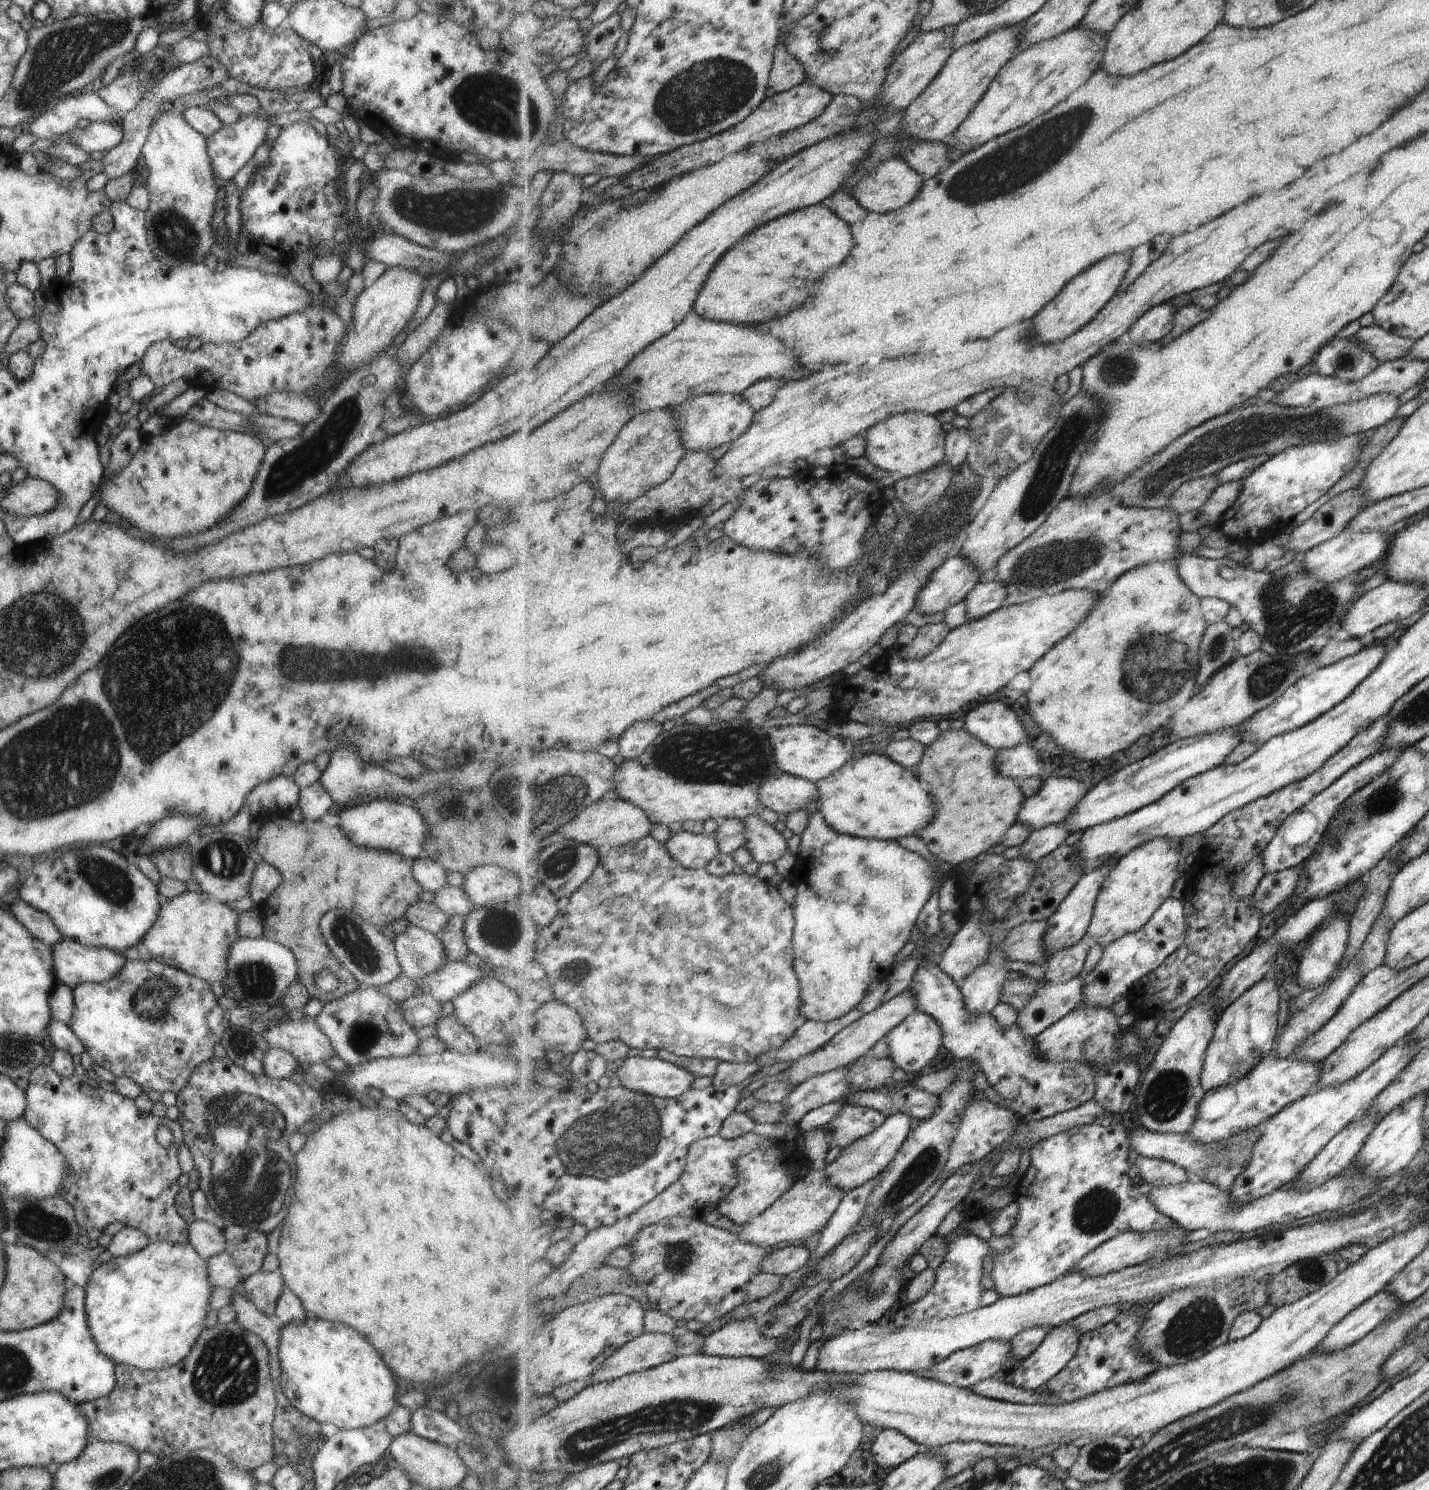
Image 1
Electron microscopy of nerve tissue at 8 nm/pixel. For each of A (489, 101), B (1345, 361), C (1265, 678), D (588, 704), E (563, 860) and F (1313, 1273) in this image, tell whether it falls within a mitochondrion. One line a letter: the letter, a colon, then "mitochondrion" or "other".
A: mitochondrion
B: other
C: mitochondrion
D: other
E: mitochondrion
F: mitochondrion

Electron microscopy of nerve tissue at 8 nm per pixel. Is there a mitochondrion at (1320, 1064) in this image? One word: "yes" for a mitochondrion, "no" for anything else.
no

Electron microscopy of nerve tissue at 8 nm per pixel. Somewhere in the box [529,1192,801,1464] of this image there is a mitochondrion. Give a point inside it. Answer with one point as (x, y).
(676, 1256)

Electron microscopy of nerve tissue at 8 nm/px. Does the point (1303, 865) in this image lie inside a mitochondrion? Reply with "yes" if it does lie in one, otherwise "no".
no

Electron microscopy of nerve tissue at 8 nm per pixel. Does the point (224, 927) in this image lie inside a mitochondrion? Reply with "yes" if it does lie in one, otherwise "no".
no

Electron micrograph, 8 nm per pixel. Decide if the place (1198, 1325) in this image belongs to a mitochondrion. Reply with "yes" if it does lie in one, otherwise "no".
yes

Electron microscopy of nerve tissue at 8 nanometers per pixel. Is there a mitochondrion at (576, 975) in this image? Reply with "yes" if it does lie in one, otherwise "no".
yes

